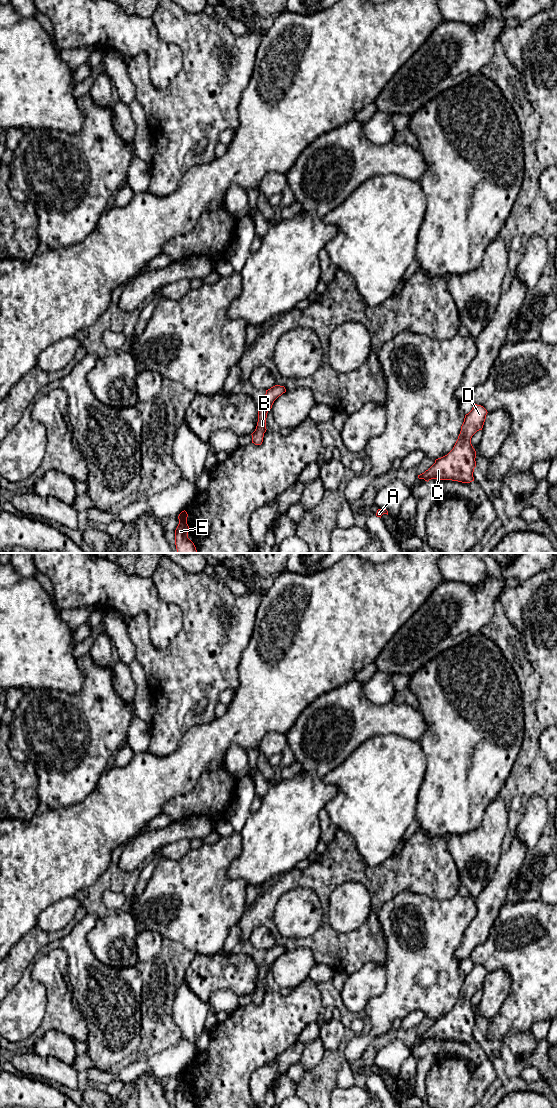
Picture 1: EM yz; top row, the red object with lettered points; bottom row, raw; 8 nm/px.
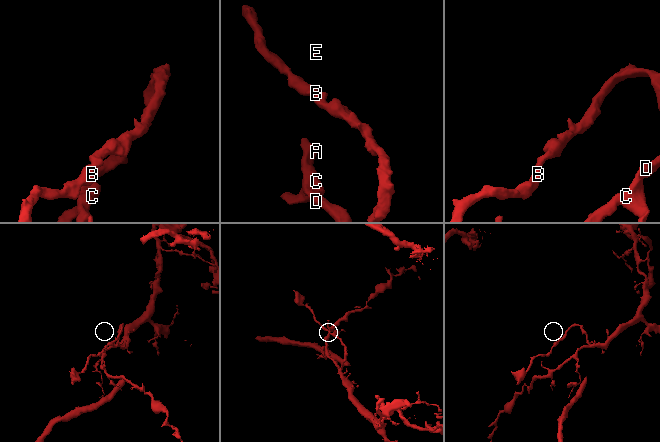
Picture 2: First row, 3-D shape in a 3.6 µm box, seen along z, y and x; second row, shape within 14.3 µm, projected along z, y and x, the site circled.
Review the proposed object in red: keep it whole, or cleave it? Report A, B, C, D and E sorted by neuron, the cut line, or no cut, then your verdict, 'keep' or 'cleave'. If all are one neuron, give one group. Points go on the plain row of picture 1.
groups A B C D E; cut none; keep

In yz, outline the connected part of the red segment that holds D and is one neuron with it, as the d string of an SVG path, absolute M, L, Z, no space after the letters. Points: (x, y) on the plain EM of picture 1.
M474 964L472 970L465 975L461 991L453 1009L445 1016L435 1020L435 1023L419 1039L452 1040L462 1043L474 1041L473 1032L476 1027L476 1011L471 1004L472 996L482 990L487 970Z

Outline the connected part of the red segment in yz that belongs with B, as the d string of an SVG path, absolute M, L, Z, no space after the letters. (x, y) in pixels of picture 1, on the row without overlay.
M275 945L266 950L263 964L258 967L258 982L255 991L252 995L252 1003L261 1005L263 1002L264 993L266 992L266 978L268 971L272 968L274 961L286 952L284 946Z

